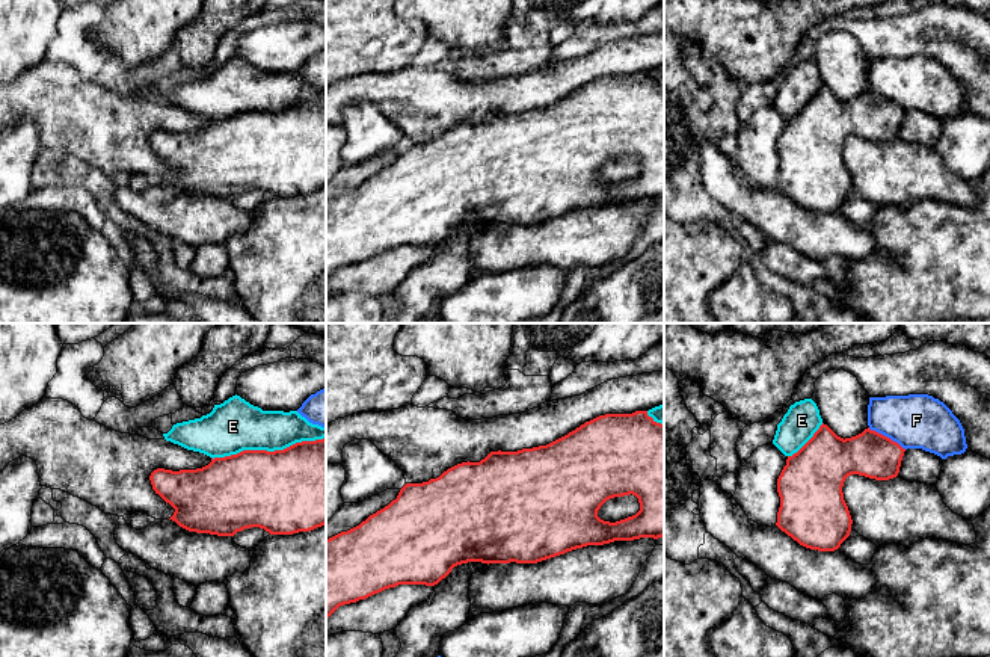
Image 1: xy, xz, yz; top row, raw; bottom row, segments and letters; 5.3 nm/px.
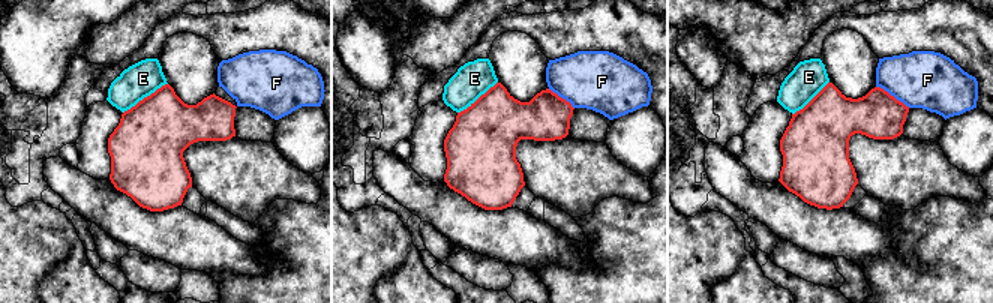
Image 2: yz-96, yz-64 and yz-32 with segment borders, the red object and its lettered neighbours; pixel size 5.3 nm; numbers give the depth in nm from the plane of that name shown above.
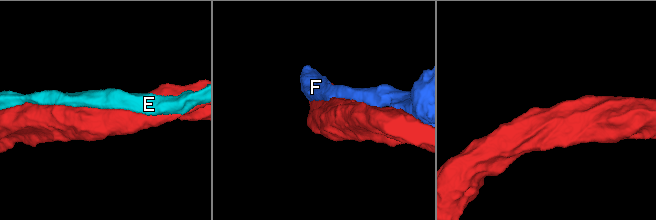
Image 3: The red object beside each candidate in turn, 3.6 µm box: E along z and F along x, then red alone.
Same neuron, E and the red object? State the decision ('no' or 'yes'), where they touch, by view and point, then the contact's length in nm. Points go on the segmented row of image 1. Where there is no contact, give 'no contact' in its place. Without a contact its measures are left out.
yes | xy (266, 450) | 600 nm

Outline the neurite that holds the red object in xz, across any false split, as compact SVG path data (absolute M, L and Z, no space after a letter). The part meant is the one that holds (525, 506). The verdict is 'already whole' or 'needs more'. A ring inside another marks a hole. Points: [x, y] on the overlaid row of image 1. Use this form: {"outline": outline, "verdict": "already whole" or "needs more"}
{"outline": "M635 411L632 414L605 414L599 415L590 421L586 421L567 435L546 444L533 449L522 449L518 452L490 452L480 462L462 462L447 471L439 477L430 479L423 483L406 483L395 500L388 506L370 515L359 526L341 532L329 539L326 539L326 621L327 618L344 604L356 603L365 600L374 594L385 589L395 588L398 585L426 585L435 586L442 578L445 578L451 569L457 565L468 562L481 563L537 563L567 551L583 548L587 545L604 545L614 541L634 541L640 538L663 538L664 536L664 424L656 423L647 415L647 411ZM635 495L640 503L640 510L625 520L610 523L598 517L601 506L614 497Z", "verdict": "already whole"}

